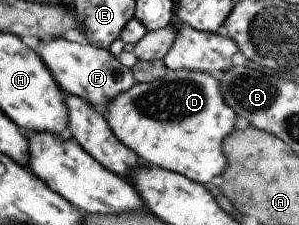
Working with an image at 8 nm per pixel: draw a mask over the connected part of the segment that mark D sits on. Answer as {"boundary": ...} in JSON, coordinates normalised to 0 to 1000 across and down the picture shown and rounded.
{"boundary":[[[562,311],[562,320],[548,333],[545,347],[528,356],[512,356],[498,369],[472,369],[452,364],[438,396],[415,404],[411,413],[388,422],[341,489],[355,542],[365,551],[371,582],[385,596],[385,609],[398,618],[405,636],[418,653],[438,658],[438,671],[448,671],[465,707],[488,733],[505,738],[532,738],[545,751],[602,769],[632,796],[642,796],[649,809],[659,813],[692,813],[702,809],[712,787],[726,787],[726,778],[739,778],[746,756],[756,756],[763,716],[753,707],[753,689],[746,689],[746,671],[739,671],[739,618],[773,582],[773,573],[786,573],[783,538],[786,502],[746,458],[746,427],[736,418],[736,369],[729,364],[729,338],[696,329],[692,320],[679,316],[652,316],[652,311]]]}

